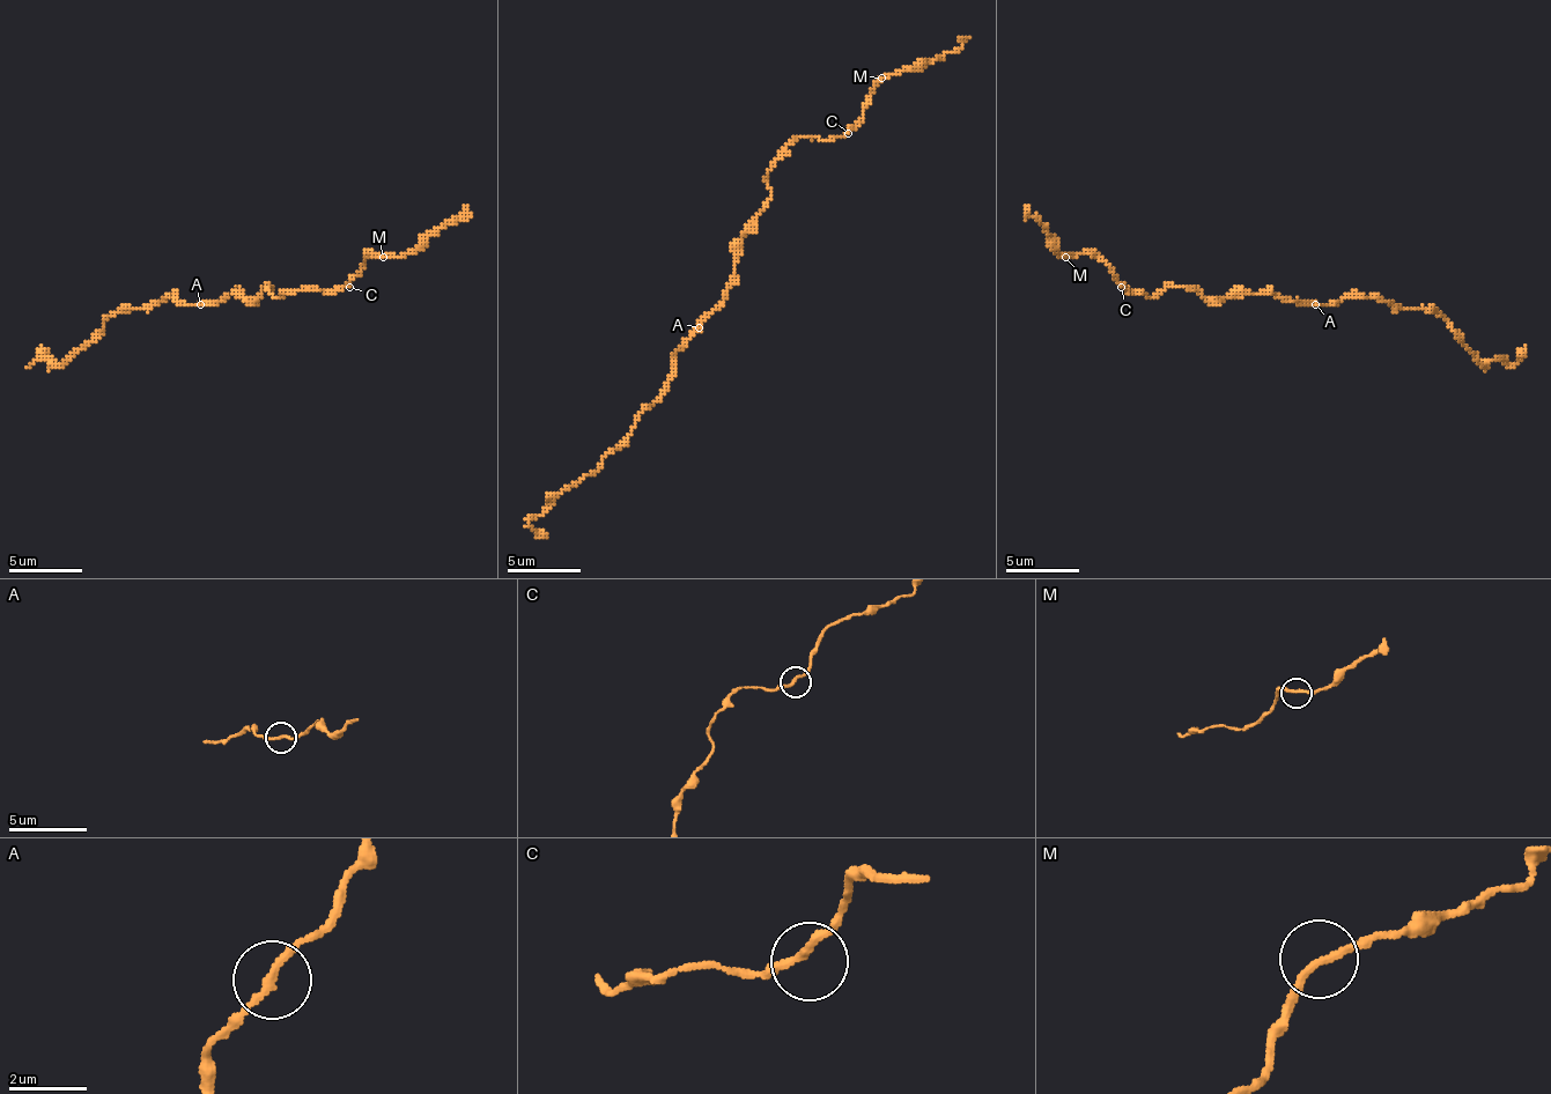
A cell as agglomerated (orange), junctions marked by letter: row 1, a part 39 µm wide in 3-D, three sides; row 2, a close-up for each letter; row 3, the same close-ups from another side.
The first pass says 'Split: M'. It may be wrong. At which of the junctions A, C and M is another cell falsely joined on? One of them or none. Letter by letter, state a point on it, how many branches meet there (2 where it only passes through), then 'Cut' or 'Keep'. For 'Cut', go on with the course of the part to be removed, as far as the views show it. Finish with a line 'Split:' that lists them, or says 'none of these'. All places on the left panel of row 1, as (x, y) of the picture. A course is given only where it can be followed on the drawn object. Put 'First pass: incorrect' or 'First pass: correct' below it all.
A: Place: (200, 304). Branches: 2. Keep
C: Place: (349, 287). Branches: 2. Keep
M: Place: (383, 257). Branches: 2. Keep
Split: none of these
First pass: incorrect

